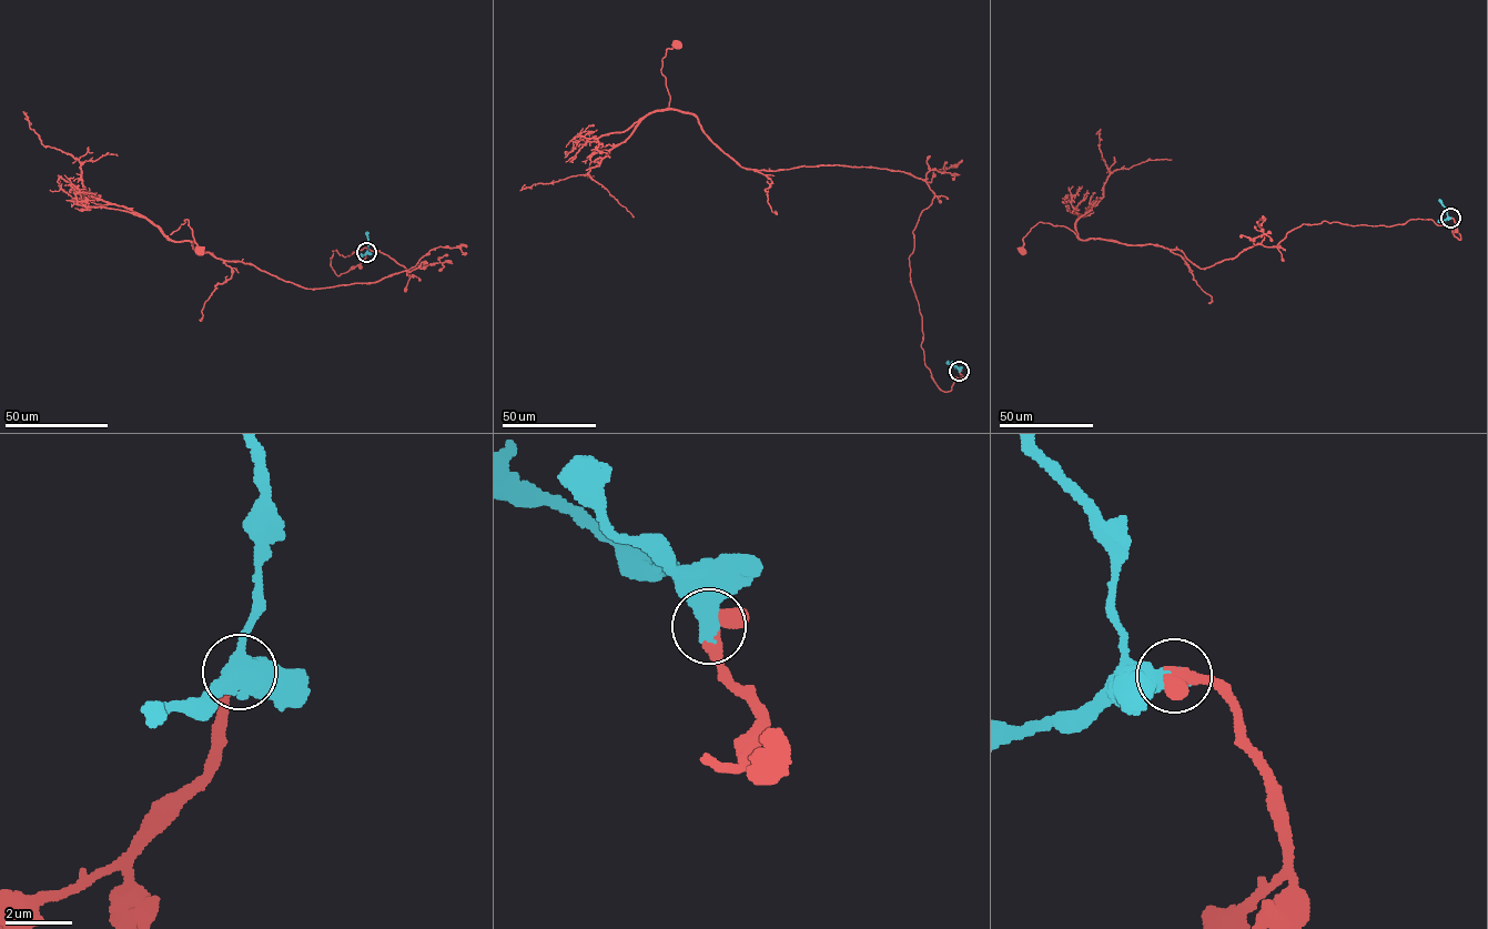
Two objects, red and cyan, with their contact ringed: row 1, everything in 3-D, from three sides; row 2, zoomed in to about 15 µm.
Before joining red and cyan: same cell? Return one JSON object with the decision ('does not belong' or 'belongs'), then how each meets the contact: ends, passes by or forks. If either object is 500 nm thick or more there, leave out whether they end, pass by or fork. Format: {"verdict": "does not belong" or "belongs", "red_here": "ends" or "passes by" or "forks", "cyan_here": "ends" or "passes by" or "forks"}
{"verdict": "belongs"}

